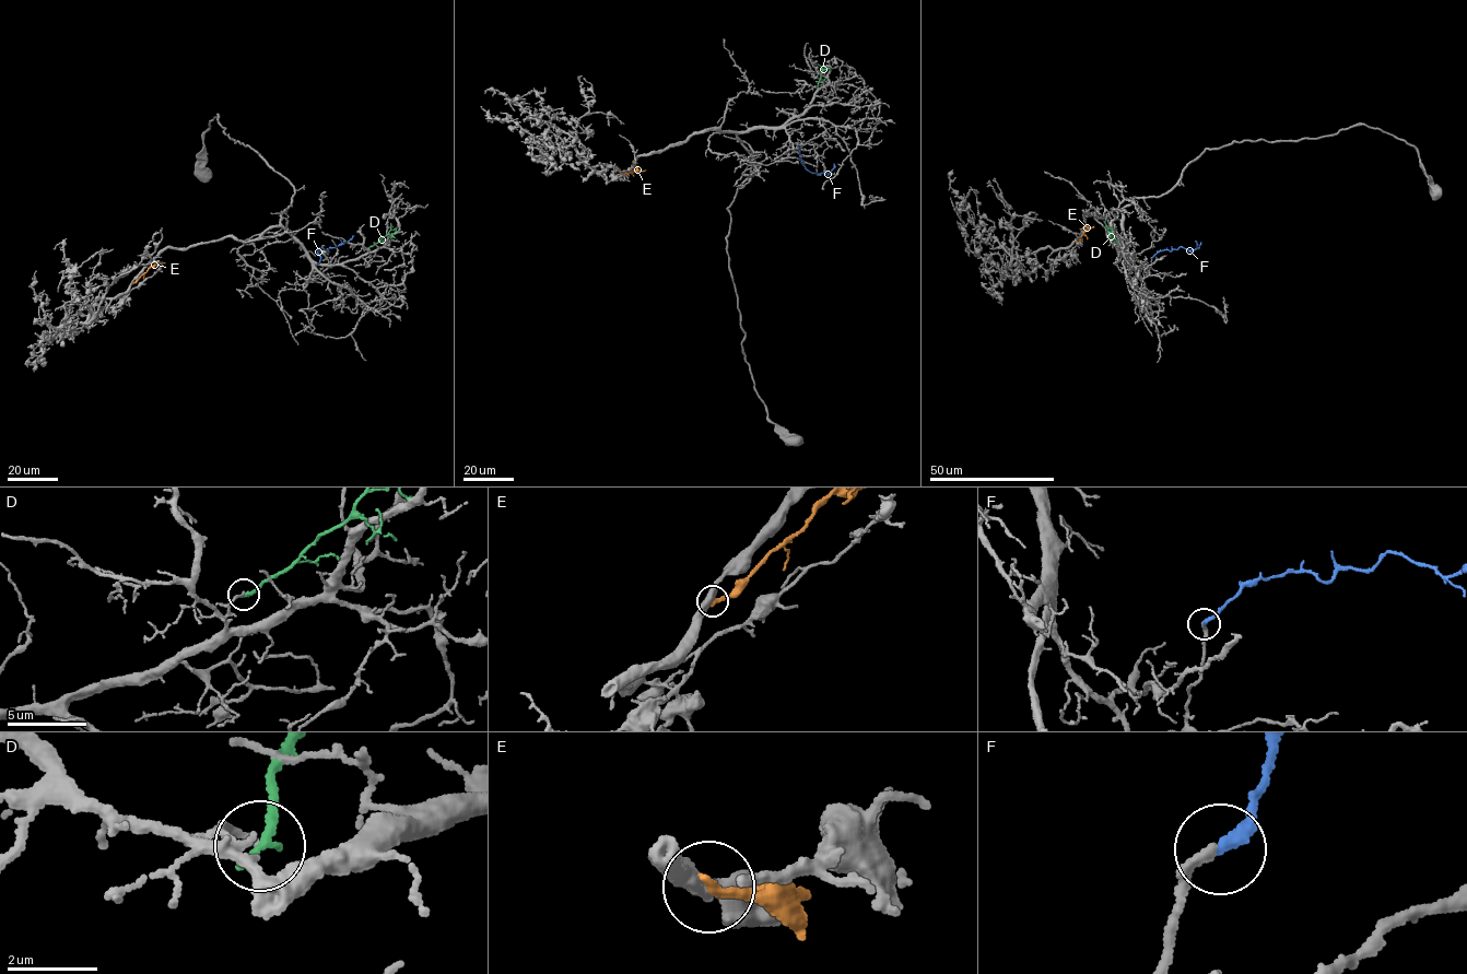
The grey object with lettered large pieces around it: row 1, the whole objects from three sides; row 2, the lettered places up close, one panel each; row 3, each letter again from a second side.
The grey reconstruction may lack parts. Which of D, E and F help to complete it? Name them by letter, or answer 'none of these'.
F

